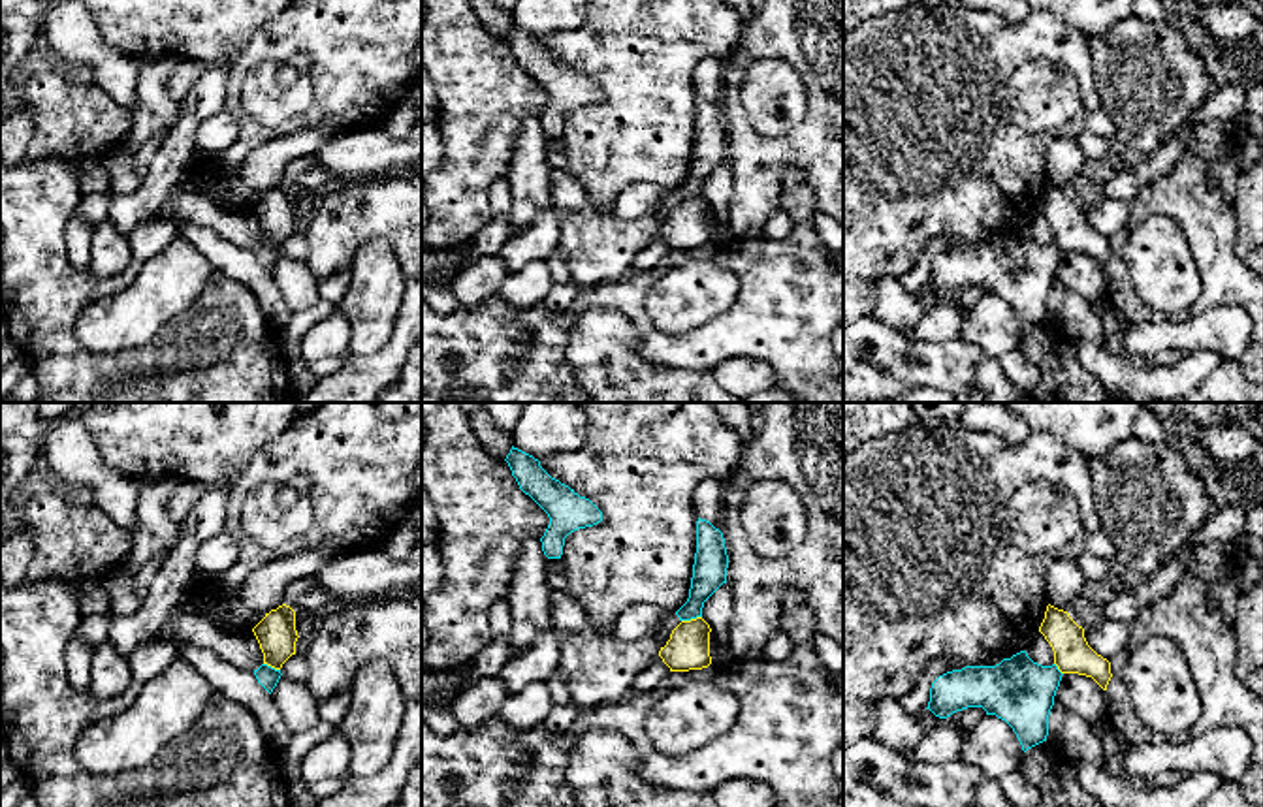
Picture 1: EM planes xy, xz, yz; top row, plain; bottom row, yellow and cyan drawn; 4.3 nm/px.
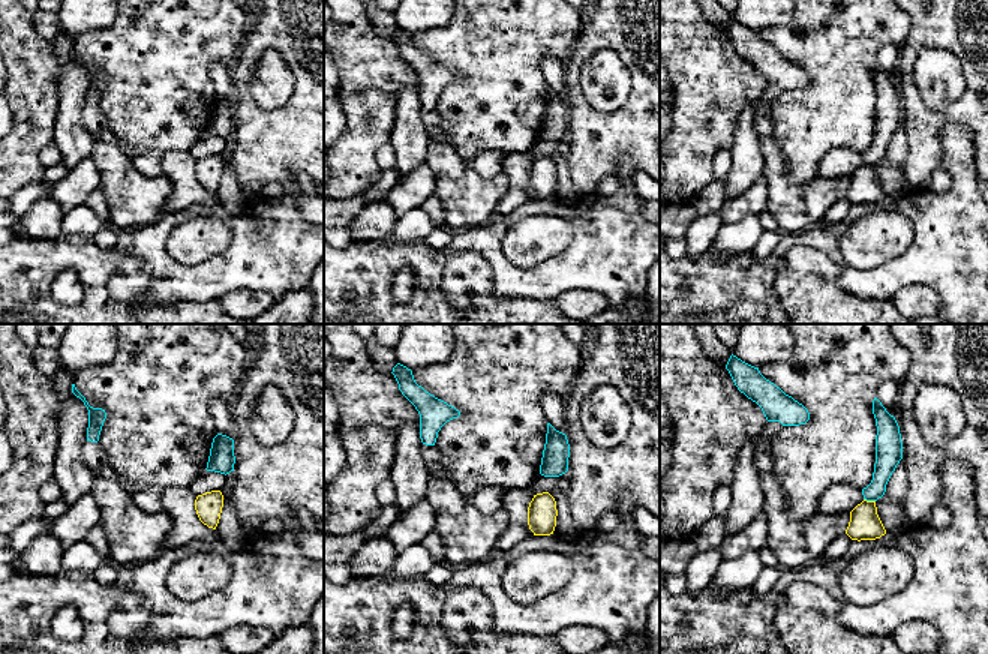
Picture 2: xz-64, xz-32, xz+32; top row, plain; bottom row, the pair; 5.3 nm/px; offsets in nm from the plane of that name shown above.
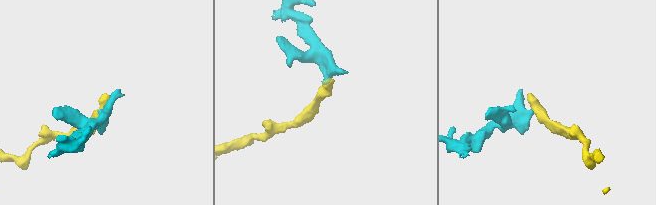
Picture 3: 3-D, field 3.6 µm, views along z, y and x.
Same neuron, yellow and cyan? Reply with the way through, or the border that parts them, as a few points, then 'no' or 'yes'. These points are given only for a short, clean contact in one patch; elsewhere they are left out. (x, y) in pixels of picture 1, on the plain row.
border xz (701, 194), (682, 200); no

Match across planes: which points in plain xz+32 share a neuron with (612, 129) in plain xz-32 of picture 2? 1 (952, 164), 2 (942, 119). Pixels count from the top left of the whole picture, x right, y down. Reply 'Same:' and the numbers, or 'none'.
Same: 2

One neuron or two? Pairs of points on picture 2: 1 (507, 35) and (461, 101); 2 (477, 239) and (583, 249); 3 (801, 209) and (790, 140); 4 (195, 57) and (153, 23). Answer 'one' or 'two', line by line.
1: one
2: one
3: two
4: one

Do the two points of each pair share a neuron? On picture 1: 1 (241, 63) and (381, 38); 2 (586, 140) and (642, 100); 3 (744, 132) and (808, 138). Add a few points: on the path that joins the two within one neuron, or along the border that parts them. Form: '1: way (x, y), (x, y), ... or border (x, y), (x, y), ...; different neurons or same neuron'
1: way (275, 44), (281, 38), (347, 38); same neuron
2: way (599, 134), (618, 115), (629, 113); same neuron
3: way (759, 147), (793, 147); same neuron

